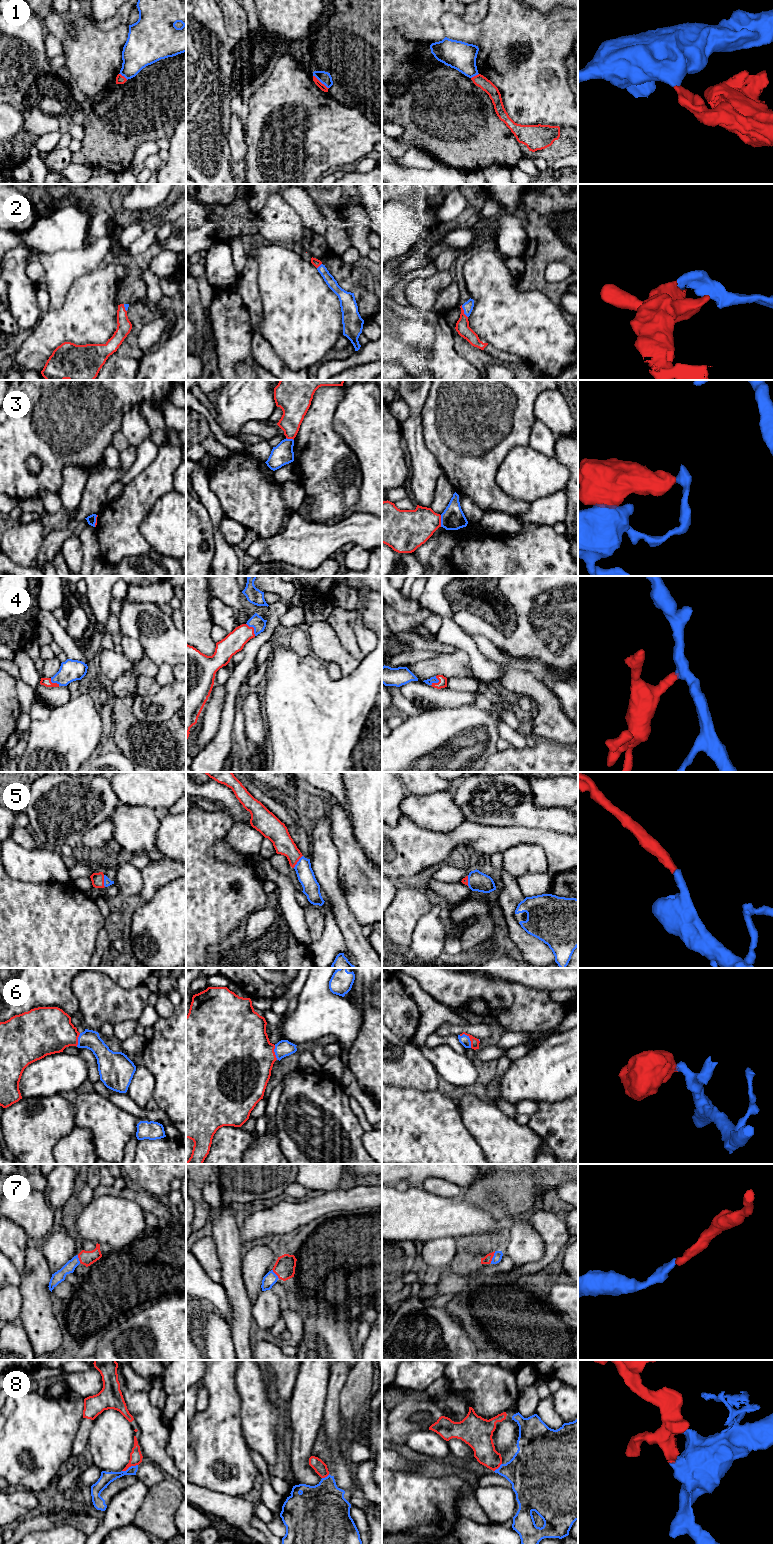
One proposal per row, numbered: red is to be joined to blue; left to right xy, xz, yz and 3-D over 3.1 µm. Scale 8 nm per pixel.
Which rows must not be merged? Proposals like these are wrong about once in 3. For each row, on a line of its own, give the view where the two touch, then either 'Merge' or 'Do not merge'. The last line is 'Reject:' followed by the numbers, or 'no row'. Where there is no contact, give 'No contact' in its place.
1: Touches blue in xz. Do not merge
2: Touches blue in yz. Merge
3: Touches blue in yz. Do not merge
4: Touches blue in xz. Merge
5: Touches blue in xz. Merge
6: Touches blue in yz. Merge
7: Touches blue in yz. Merge
8: Touches blue in xy. Merge
Reject: 1, 3

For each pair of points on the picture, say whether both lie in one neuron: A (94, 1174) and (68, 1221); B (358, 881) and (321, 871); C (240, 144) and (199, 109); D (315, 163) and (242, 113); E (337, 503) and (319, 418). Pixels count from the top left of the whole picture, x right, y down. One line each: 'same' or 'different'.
A: different
B: different
C: different
D: different
E: same

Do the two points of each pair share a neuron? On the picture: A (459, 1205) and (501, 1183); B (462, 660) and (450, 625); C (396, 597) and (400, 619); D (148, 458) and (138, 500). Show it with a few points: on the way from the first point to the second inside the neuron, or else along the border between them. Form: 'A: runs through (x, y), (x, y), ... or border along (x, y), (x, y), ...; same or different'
A: border along (462, 1197), (468, 1202), (488, 1210); different
B: border along (457, 647), (462, 649), (469, 656), (470, 660); different
C: border along (421, 607), (412, 614), (402, 614), (392, 608); different
D: border along (157, 446), (157, 456), (128, 482); different

